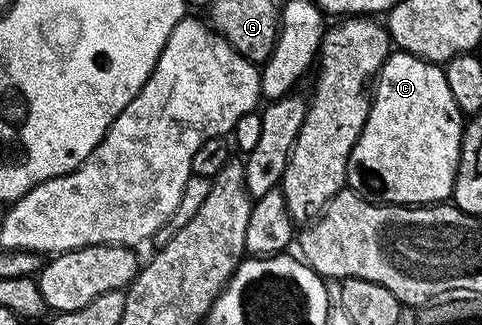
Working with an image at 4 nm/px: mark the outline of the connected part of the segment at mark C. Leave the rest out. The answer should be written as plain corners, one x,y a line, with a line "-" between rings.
390,51
371,92
367,122
351,150
347,177
373,175
381,187
380,199
390,206
428,206
448,201
461,157
462,131
463,113
457,108
451,86
447,86
444,67
429,64
409,52

